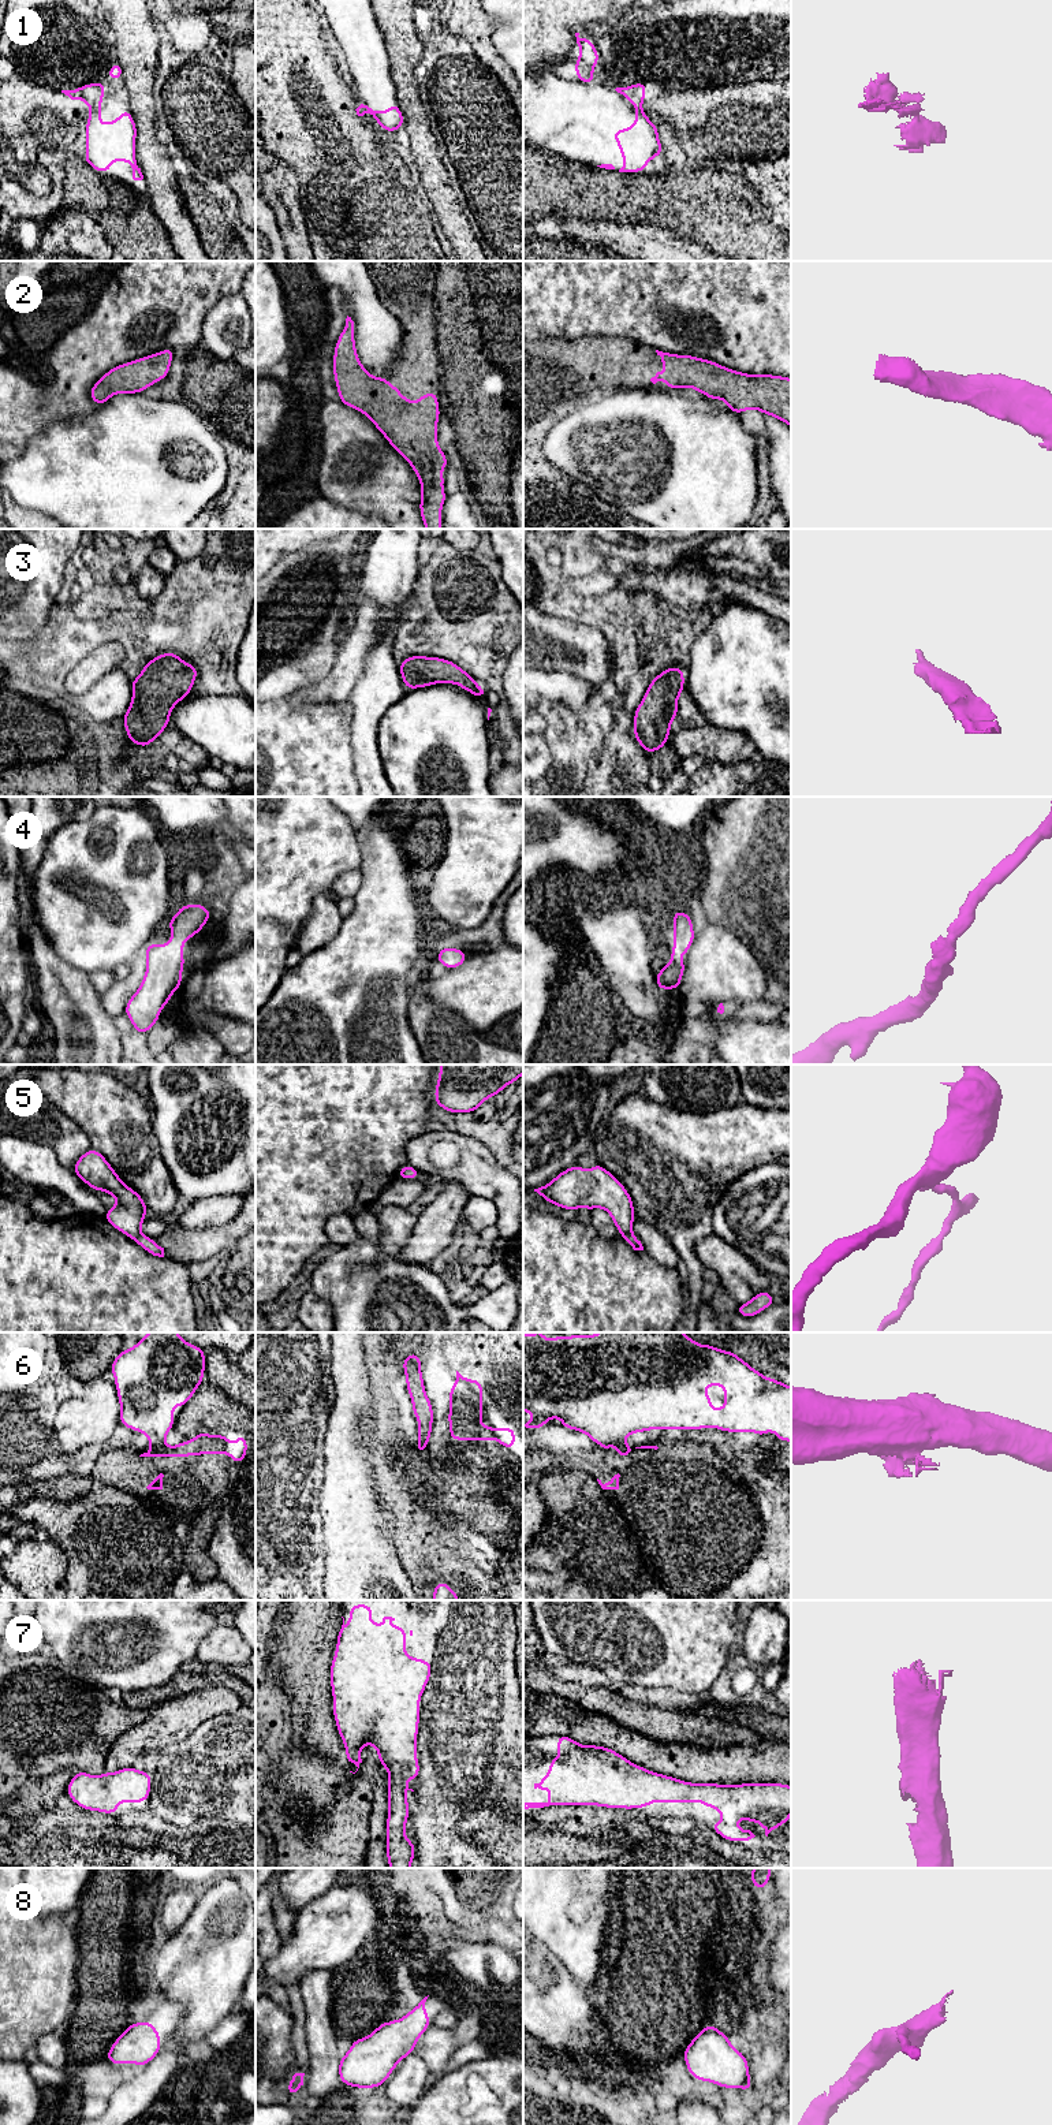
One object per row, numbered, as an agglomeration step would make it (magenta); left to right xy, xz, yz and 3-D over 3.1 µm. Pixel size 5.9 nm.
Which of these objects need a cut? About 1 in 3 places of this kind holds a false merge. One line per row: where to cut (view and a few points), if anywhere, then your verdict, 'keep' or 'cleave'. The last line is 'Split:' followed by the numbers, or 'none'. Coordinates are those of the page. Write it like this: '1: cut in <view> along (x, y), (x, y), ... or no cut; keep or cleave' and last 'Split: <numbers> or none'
1: cut in xy along (100, 107), (90, 115); cleave
2: no cut; keep
3: no cut; keep
4: no cut; keep
5: cut in yz along (631, 1233), (625, 1238); cleave
6: cut in xy along (163, 1441), (155, 1447); cleave
7: no cut; keep
8: no cut; keep
Split: 1, 5, 6

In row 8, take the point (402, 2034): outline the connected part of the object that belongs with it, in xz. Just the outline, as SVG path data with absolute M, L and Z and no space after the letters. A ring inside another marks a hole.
M428 1997L404 2017L381 2023L370 2035L352 2040L347 2054L339 2059L340 2081L355 2088L383 2085L393 2068L414 2054L417 2040L430 2027L425 2009Z

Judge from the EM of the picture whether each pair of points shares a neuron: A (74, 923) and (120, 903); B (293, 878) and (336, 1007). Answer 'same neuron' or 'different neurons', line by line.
A: same neuron
B: different neurons

